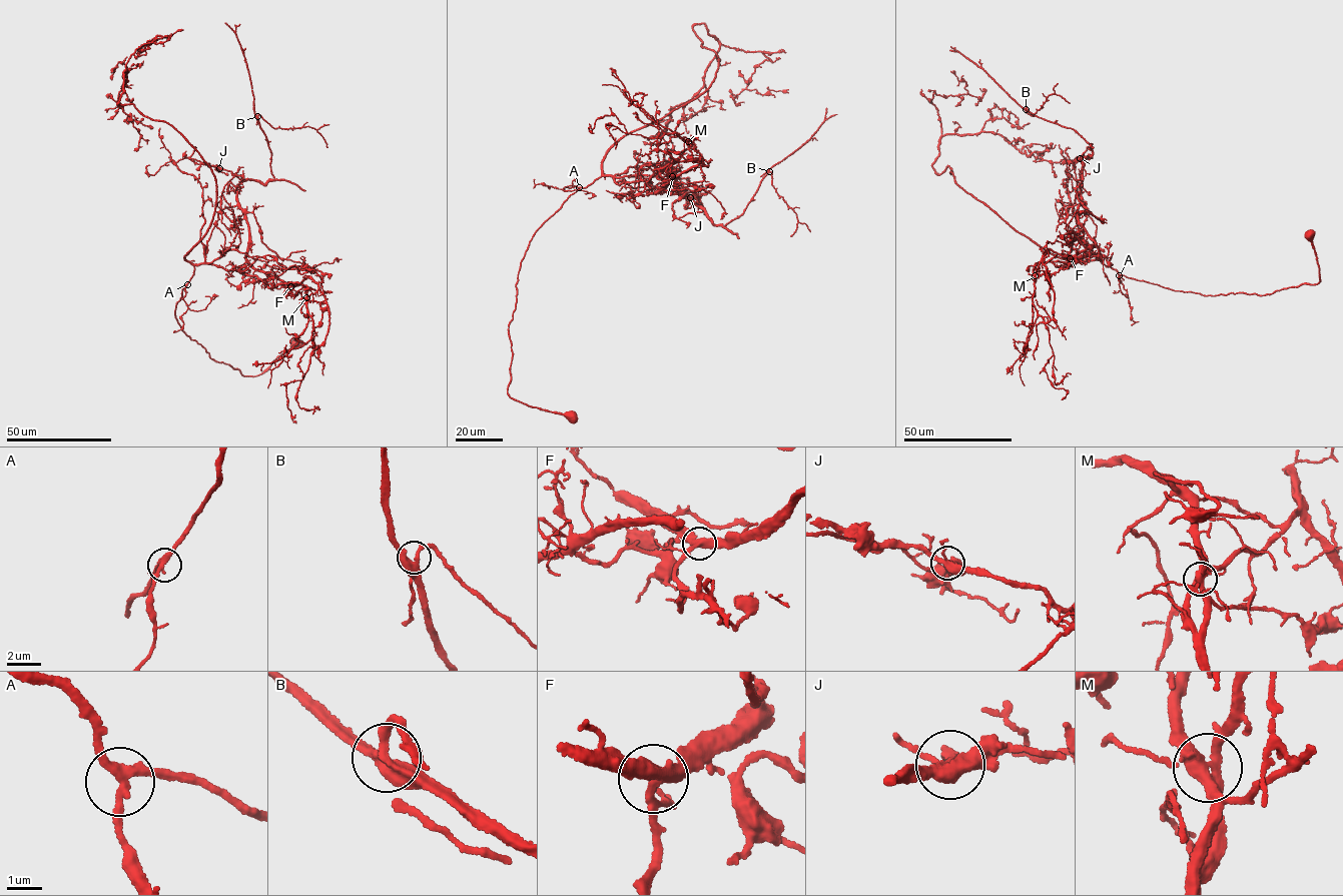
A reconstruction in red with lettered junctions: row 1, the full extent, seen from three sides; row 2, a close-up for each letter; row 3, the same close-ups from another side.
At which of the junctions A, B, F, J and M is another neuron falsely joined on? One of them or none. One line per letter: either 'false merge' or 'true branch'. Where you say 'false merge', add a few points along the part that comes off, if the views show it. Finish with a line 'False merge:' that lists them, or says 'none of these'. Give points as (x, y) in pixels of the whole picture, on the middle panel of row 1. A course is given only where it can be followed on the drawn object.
A: true branch
B: true branch
F: true branch
J: true branch
M: false merge | (688, 141), (702, 160), (648, 193), (672, 185), (724, 227), (744, 212), (771, 167), (810, 138), (826, 108)
False merge: M

